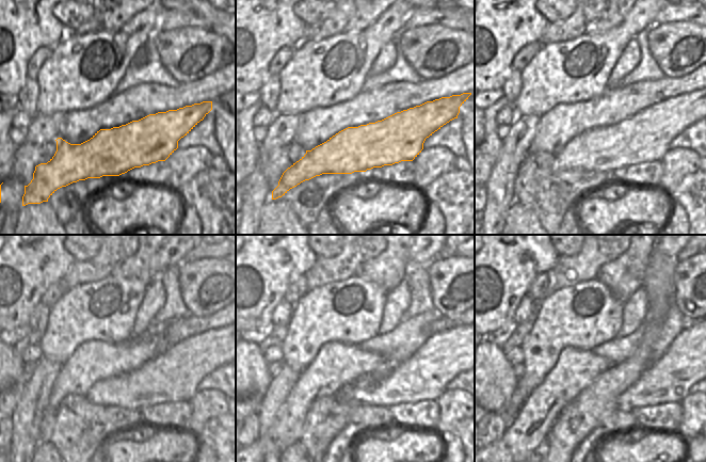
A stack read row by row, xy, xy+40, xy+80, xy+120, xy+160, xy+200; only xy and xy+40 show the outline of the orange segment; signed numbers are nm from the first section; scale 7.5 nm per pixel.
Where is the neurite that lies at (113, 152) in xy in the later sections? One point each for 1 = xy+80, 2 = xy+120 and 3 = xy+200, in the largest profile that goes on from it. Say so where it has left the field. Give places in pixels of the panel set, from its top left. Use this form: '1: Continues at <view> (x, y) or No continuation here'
1: Continues at xy+80 (645, 137)
2: Continues at xy+120 (173, 376)
3: Continues at xy+200 (691, 357).

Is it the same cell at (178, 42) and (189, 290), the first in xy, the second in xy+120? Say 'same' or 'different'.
same

